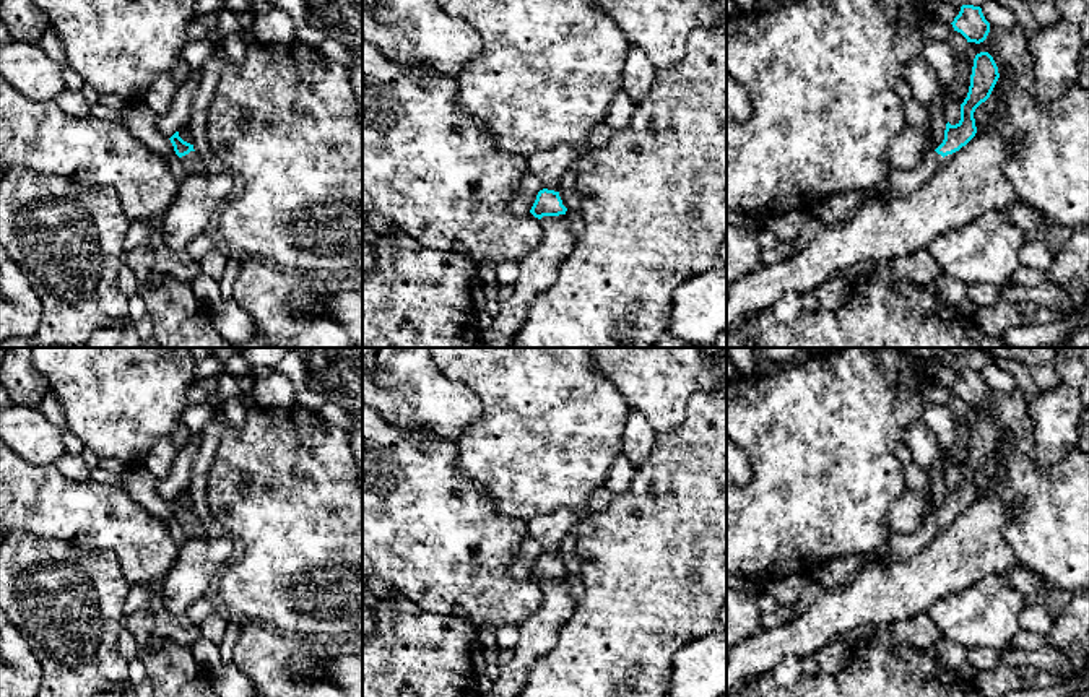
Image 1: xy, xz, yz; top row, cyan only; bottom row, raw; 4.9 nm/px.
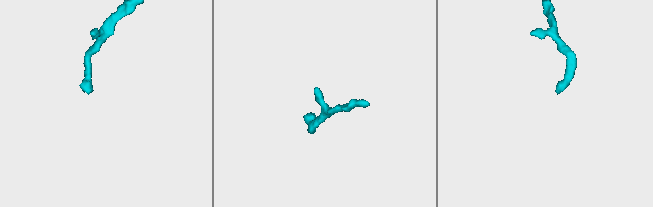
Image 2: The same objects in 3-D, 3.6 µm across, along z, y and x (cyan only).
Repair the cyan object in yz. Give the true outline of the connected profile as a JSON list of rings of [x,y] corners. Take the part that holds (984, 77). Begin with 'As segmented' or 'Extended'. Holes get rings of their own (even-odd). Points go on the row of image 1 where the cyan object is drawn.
Extended. [[[988,52],[977,54],[969,93],[961,104],[961,120],[956,125],[946,123],[943,143],[936,149],[928,149],[915,167],[909,171],[889,171],[884,180],[887,188],[881,198],[909,197],[935,175],[944,156],[959,151],[975,136],[974,112],[990,97],[998,78],[1000,73],[993,57]]]

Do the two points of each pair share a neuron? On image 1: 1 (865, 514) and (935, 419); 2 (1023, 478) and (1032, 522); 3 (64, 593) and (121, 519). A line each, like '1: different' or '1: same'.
1: different
2: same
3: different

